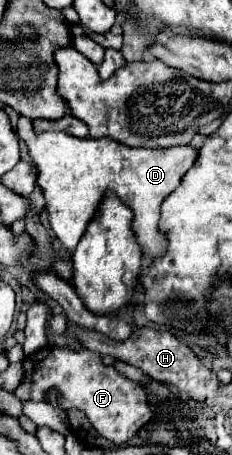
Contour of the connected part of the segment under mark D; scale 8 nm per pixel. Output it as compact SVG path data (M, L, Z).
M21 116L17 134L25 140L29 154L39 172L39 186L43 188L49 212L49 224L65 250L73 252L85 234L89 222L95 218L103 196L113 192L133 212L133 234L143 250L143 256L151 260L161 258L167 250L167 234L159 228L161 202L171 194L185 172L197 160L195 146L179 146L167 150L145 150L121 146L113 138L75 138L63 132L45 132L35 136L31 120Z

